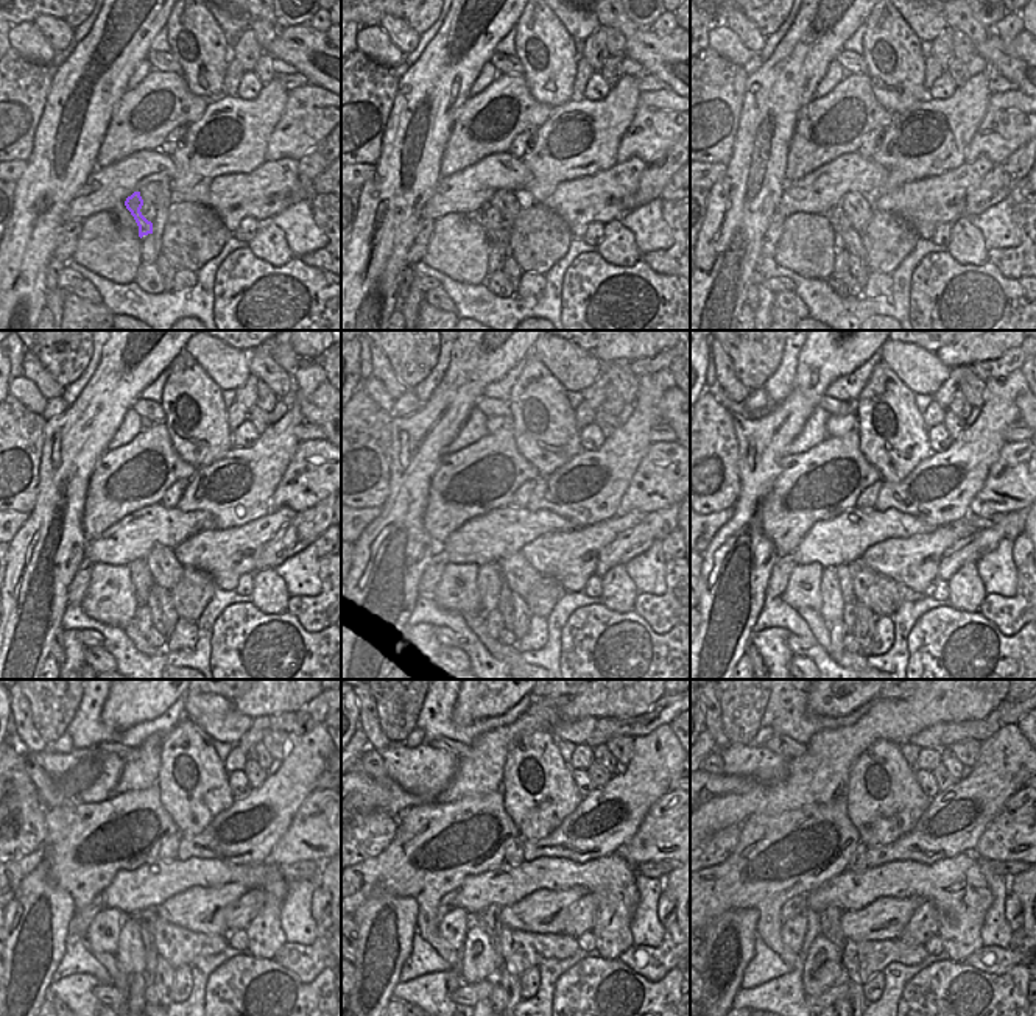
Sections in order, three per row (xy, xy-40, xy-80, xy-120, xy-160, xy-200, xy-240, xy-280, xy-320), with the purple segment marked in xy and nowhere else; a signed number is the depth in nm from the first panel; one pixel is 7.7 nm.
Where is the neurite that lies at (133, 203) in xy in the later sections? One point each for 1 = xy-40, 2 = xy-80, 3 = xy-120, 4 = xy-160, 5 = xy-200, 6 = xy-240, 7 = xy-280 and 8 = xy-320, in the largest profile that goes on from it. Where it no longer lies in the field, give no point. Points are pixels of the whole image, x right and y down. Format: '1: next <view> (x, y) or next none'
1: next xy-40 (502, 236)
2: next xy-80 (849, 240)
3: next xy-120 (162, 596)
4: next xy-160 (521, 614)
5: next xy-200 (865, 619)
6: next xy-240 (164, 977)
7: next xy-280 (511, 984)
8: next xy-320 (856, 996)

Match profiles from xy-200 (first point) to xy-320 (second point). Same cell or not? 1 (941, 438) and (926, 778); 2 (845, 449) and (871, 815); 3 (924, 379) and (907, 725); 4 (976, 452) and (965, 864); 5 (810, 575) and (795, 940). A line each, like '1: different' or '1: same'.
1: same
2: different
3: different
4: different
5: same

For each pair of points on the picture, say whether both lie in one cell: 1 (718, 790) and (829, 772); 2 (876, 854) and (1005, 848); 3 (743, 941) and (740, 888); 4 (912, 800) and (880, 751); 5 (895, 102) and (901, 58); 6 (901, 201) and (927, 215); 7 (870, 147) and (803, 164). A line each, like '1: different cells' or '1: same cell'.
1: same cell
2: different cells
3: different cells
4: same cell
5: same cell
6: same cell
7: different cells

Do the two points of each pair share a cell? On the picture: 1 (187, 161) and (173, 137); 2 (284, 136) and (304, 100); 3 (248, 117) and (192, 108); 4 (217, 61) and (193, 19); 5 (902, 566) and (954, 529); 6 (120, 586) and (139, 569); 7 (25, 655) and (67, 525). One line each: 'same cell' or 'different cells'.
1: different cells
2: same cell
3: different cells
4: same cell
5: same cell
6: different cells
7: same cell

